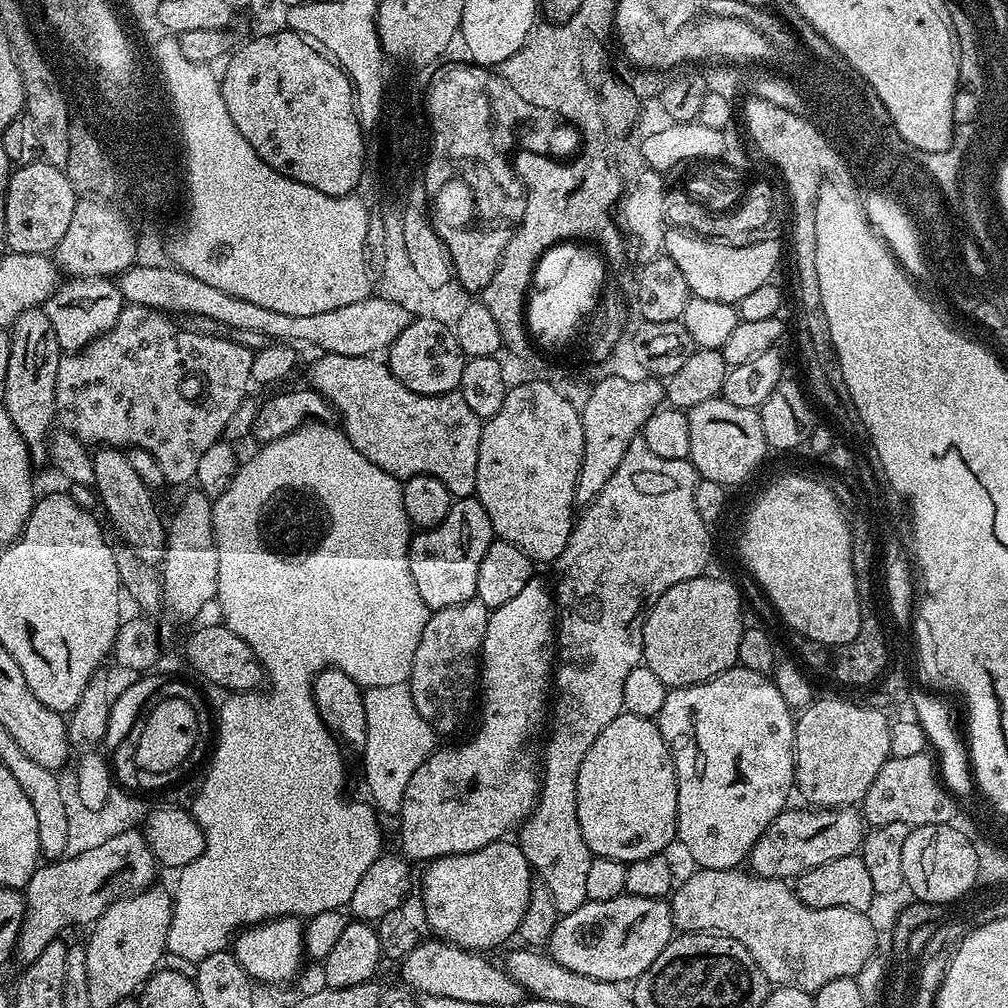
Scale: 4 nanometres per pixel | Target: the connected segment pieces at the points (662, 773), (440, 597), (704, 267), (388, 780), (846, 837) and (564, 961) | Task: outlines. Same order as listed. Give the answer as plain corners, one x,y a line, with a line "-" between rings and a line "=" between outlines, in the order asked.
621,712
598,738
594,738
582,767
578,769
578,826
582,826
582,838
593,857
614,858
631,862
638,858
659,856
671,840
677,839
676,811
678,810
678,786
672,752
662,738
659,723
655,719
638,718
638,714
=
475,495
457,499
438,526
417,531
409,541
408,561
414,586
429,610
468,604
476,595
478,566
494,542
490,516
=
669,227
664,233
663,251
682,270
686,277
686,286
691,295
698,298
714,298
714,302
726,302
739,305
746,294
756,287
769,283
780,264
779,239
763,240
750,246
726,246
716,240
705,240
690,232
=
407,683
394,686
374,686
364,692
366,706
366,746
364,756
364,780
368,783
371,803
381,813
399,813
402,798
414,770
428,761
437,747
437,733
432,725
420,717
414,706
=
789,807
780,812
752,847
750,865
752,864
751,871
755,875
795,878
806,868
822,866
826,862
834,862
834,858
846,858
859,853
866,835
866,821
855,807
799,807
=
625,894
606,902
587,899
578,910
563,913
554,926
554,934
550,934
546,952
558,966
566,966
574,974
623,985
624,980
635,982
672,939
674,925
667,899

